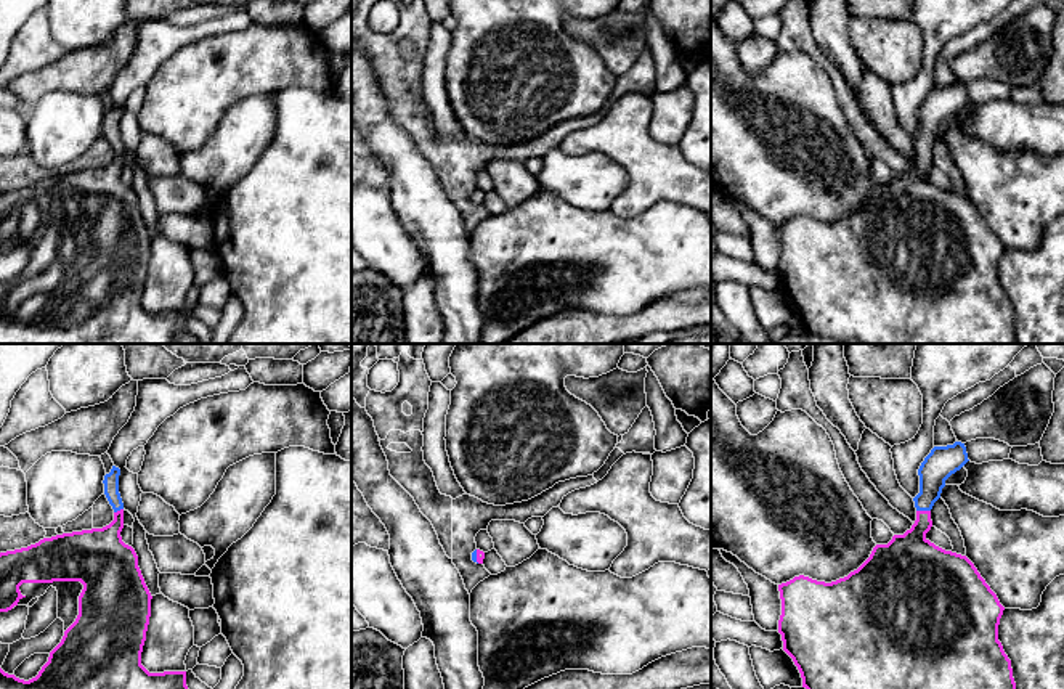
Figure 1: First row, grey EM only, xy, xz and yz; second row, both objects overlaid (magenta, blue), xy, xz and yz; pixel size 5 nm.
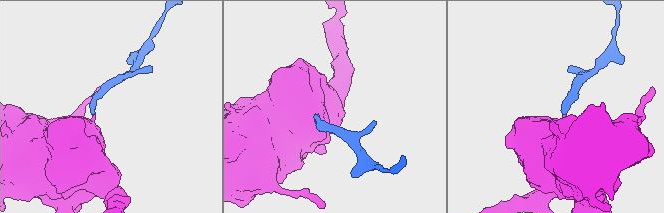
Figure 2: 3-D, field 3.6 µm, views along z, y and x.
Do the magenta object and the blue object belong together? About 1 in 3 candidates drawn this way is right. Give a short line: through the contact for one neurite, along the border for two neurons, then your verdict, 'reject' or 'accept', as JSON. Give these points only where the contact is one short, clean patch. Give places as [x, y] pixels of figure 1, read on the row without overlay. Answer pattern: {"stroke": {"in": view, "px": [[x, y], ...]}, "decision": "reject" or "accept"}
{"stroke": {"in": "yz", "px": [[910, 199], [923, 151], [933, 113], [939, 105]]}, "decision": "accept"}

